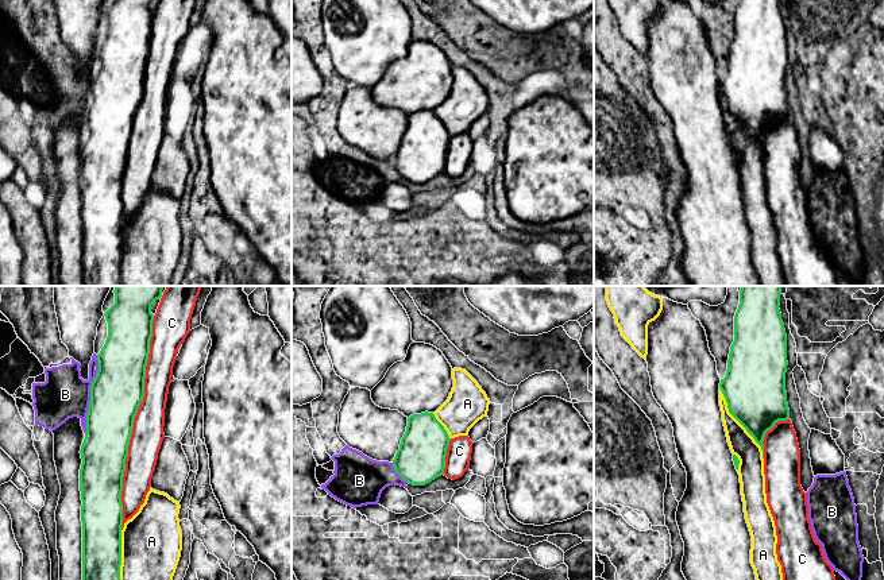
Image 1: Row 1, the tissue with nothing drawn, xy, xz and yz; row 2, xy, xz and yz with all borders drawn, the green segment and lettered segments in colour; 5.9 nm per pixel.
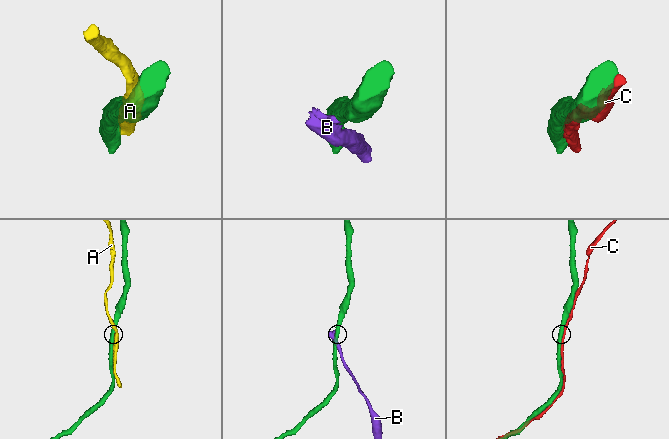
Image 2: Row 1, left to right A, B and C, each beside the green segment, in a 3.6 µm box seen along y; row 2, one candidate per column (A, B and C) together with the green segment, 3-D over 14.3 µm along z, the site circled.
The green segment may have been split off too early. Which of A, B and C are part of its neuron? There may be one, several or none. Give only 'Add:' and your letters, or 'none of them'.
Add: C

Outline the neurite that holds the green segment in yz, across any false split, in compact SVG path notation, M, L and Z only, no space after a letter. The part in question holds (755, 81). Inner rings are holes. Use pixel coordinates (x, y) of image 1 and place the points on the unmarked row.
M740 0L734 13L734 39L730 45L727 69L719 86L726 97L729 111L746 127L761 144L764 156L764 135L776 120L790 117L785 89L787 32L781 19L780 0Z

